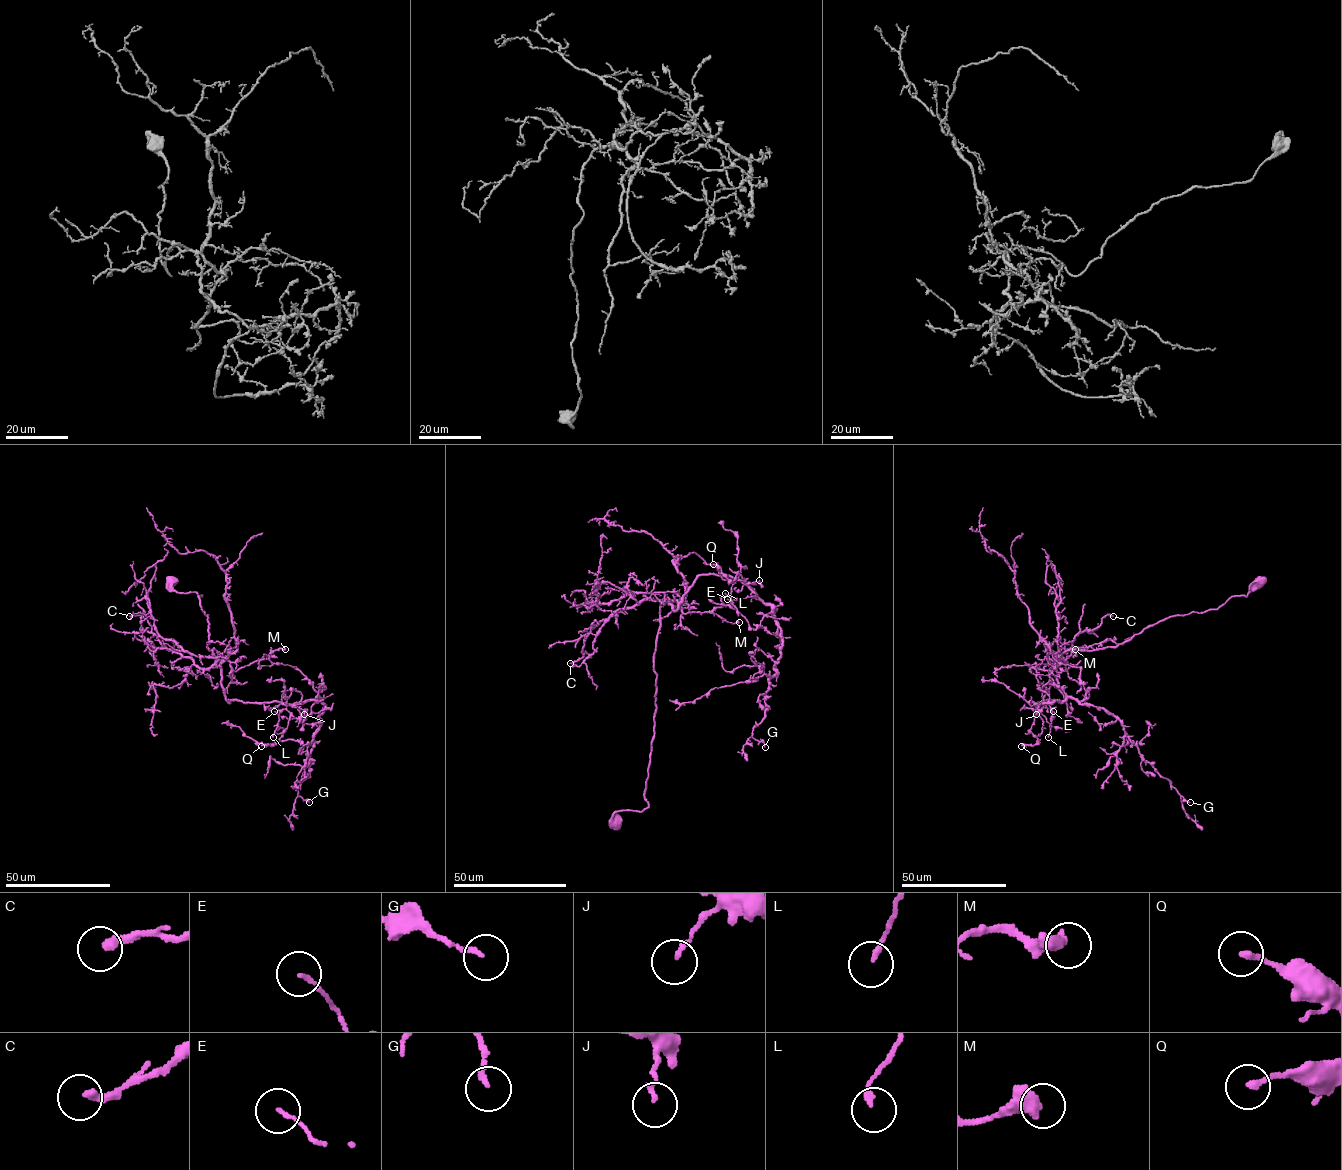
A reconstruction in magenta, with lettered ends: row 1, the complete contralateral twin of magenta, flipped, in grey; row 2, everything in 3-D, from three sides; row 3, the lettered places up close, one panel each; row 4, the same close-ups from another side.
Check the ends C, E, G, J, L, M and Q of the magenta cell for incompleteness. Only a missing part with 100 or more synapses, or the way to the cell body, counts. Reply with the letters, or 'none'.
none

